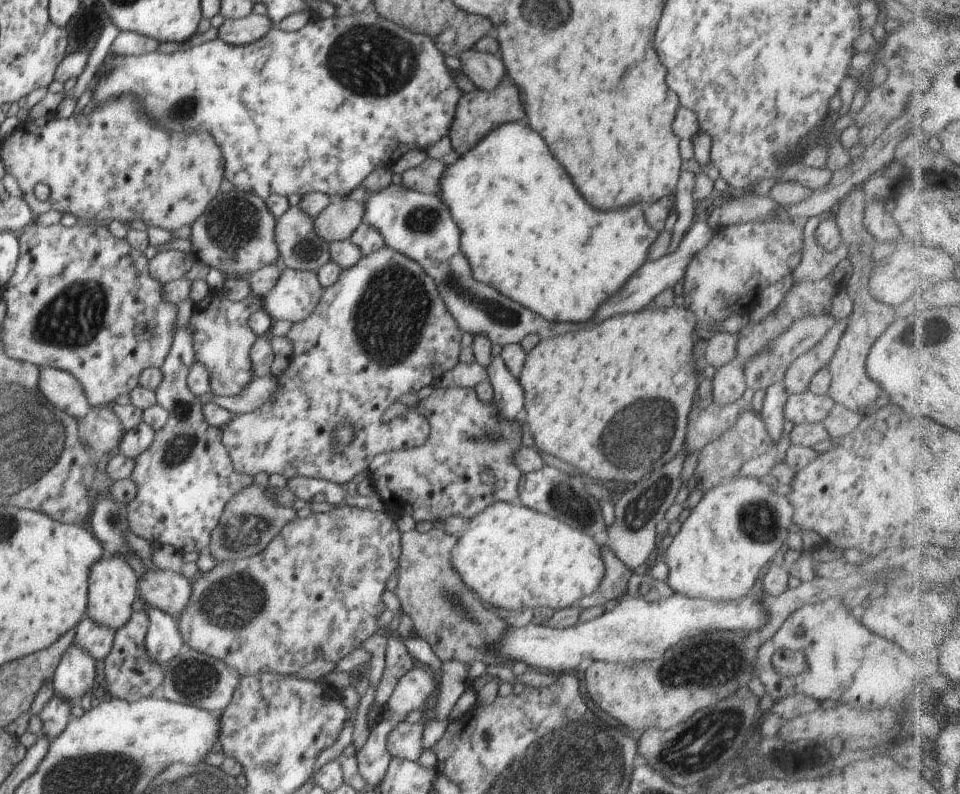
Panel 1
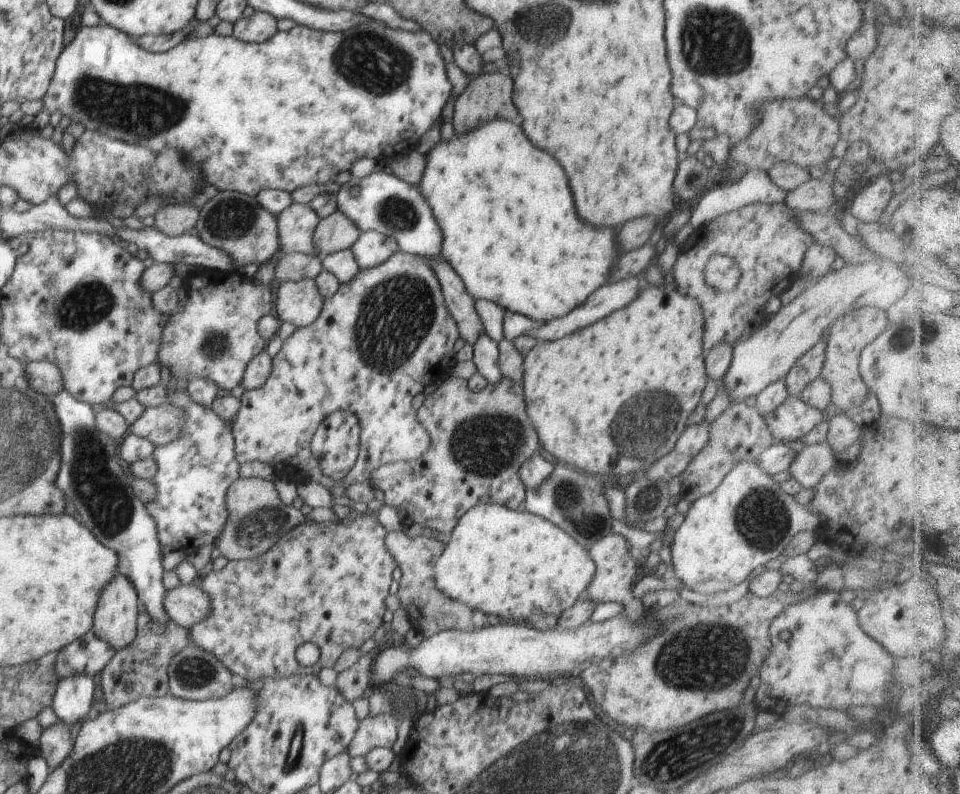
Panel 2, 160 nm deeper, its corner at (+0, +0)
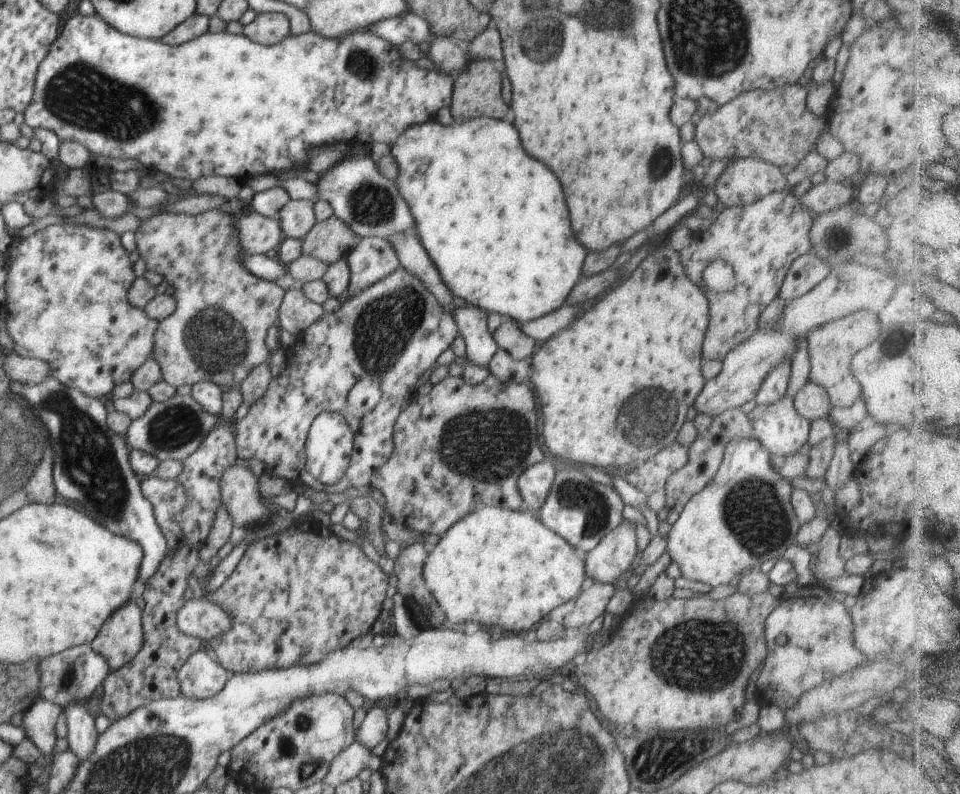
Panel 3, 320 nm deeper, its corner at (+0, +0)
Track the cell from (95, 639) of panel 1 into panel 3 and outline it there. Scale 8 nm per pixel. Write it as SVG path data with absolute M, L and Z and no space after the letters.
M90 643L74 646L45 657L40 661L40 697L60 706L63 710L74 700L87 701L109 674L108 660L90 646Z

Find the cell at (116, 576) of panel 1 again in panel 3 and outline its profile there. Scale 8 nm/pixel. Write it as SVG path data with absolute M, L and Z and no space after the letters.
M128 600L119 610L114 610L102 628L98 637L90 646L108 660L110 670L126 666L140 651L144 643L142 628L143 611L135 600Z

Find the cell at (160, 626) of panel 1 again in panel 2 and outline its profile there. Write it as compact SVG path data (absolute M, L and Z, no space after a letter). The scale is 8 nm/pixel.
M66 389L59 390L50 397L56 416L61 426L60 456L61 465L55 478L55 483L64 492L68 506L68 514L76 514L80 522L87 526L100 542L119 554L118 574L124 575L136 589L140 602L144 602L146 612L159 623L167 623L169 618L163 607L163 600L167 593L162 579L165 577L165 570L162 567L163 547L158 538L158 529L154 517L151 517L147 509L146 500L138 497L133 490L132 481L134 476L128 471L125 462L119 454L120 441L112 440L108 435L102 434L96 426L96 415L92 405L76 400Z

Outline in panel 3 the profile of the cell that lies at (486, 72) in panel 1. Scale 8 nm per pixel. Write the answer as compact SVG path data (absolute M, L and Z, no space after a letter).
M436 36L427 53L427 58L434 61L440 73L452 72L456 75L466 68L466 56L460 47L446 36Z

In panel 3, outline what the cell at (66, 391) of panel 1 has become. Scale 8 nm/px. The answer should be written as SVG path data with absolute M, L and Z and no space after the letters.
M9 351L4 362L4 372L12 381L32 386L44 382L48 376L51 376L52 370L42 360L19 356L14 351Z

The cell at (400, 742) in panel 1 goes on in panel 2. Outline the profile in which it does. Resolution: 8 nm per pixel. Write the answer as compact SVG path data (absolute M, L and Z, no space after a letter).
M380 713L361 720L348 748L349 754L352 757L365 757L373 748L392 748L396 740L399 721L398 715L390 713Z

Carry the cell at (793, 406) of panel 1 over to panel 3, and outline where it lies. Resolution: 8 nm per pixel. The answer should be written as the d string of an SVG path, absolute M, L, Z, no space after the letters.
M790 396L783 397L778 402L768 404L768 406L757 405L747 416L754 426L754 439L768 454L798 453L808 441L812 421L798 414L794 407L794 400Z

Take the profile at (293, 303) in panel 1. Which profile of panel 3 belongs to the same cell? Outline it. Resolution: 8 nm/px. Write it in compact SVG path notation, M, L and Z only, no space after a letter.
M298 285L285 291L278 313L279 326L298 337L318 322L324 311L321 304L308 300Z

